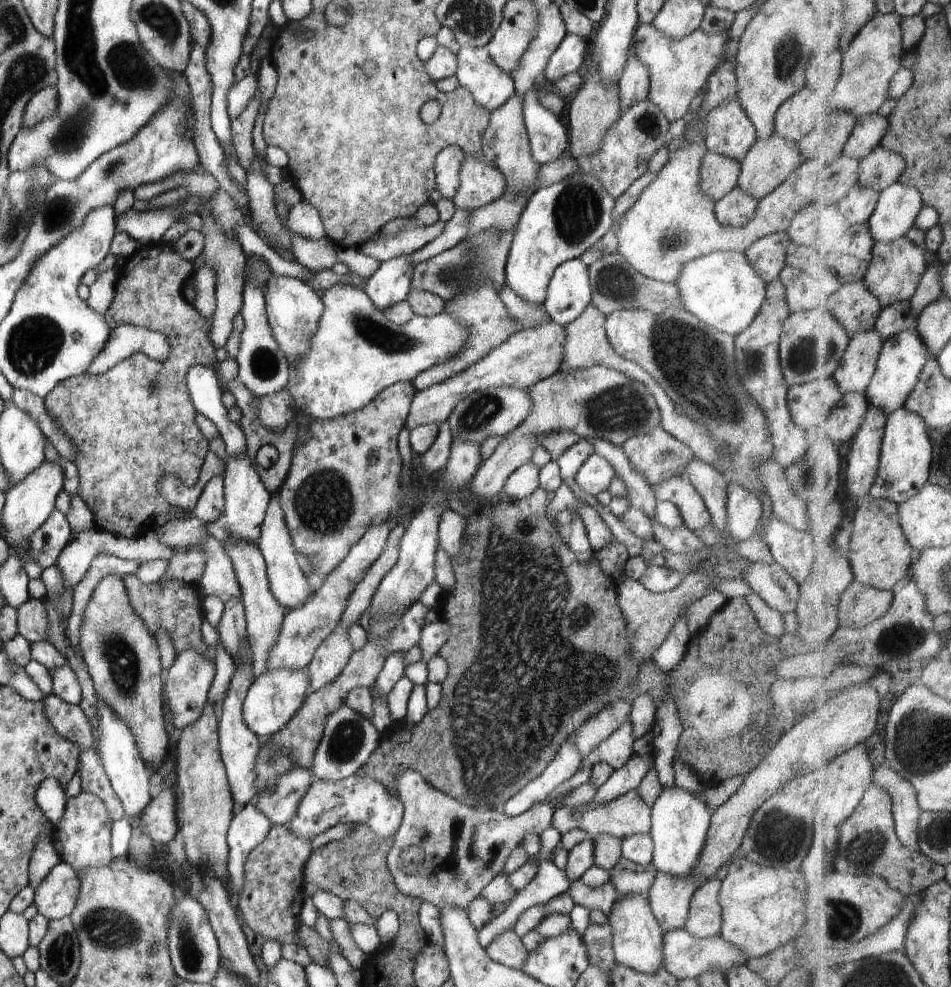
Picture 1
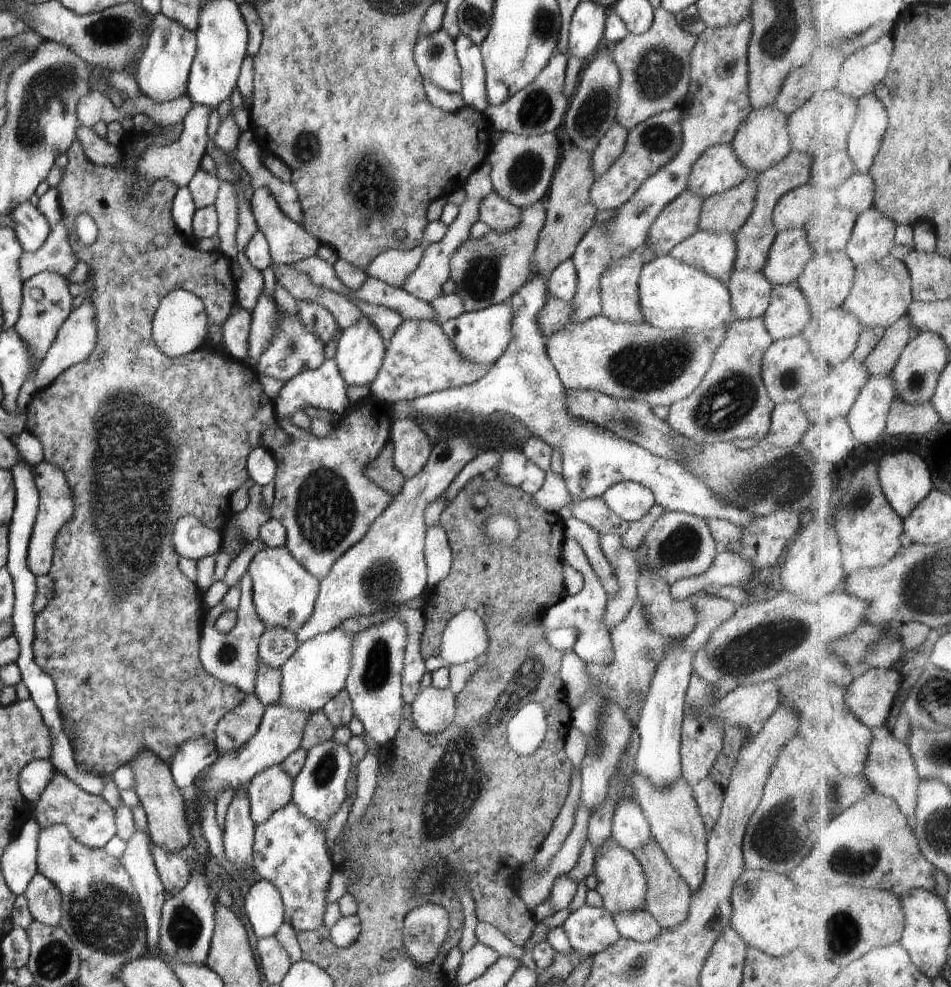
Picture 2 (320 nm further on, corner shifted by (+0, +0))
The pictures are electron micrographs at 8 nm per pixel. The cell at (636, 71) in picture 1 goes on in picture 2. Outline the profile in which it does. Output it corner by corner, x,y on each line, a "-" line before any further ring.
616,122
610,126
596,151
591,154
590,171
595,181
620,159
627,144
628,134
628,129
620,127

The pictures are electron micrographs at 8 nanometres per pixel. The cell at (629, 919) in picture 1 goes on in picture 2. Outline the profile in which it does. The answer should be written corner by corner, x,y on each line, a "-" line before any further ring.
612,836
597,849
593,875
598,881
595,890
602,897
603,907
610,914
644,909
646,890
648,889
646,876
635,856
628,850
622,849
622,846
619,846

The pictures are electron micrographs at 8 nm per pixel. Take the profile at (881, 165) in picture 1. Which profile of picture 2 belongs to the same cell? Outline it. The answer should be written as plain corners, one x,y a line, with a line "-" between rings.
857,171
839,188
839,205
854,208
858,214
862,214
875,206
878,190
878,182
871,173

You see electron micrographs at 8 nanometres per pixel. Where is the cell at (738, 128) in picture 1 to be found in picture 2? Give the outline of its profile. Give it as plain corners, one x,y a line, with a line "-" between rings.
731,144
717,145
694,162
687,175
685,191
704,200
739,186
747,176
748,171
738,161

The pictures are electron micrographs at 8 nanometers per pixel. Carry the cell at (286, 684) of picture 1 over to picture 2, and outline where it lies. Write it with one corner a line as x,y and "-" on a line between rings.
338,627
300,643
296,652
280,669
282,679
278,705
289,707
291,710
301,709
309,712
323,709
344,689
353,662
352,646
354,634
348,634

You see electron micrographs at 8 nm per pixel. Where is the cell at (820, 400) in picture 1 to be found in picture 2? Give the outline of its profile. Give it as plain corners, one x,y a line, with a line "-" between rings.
799,401
776,404
765,440
775,446
795,446
801,442
809,422

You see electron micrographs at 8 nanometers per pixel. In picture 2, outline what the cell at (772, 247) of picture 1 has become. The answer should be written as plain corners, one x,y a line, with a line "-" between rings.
746,268
731,275
727,287
735,318
764,317
769,306
772,286
760,271

